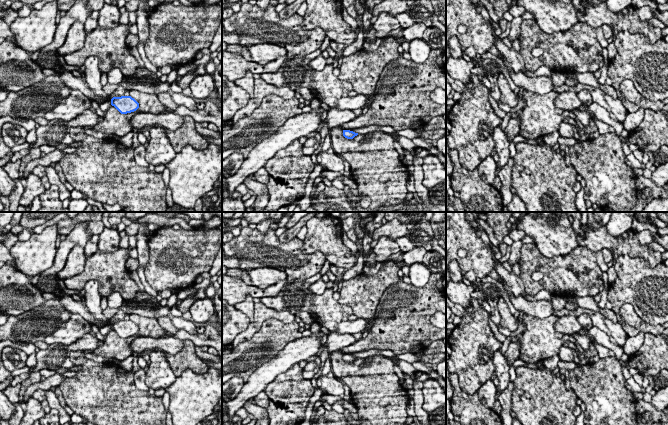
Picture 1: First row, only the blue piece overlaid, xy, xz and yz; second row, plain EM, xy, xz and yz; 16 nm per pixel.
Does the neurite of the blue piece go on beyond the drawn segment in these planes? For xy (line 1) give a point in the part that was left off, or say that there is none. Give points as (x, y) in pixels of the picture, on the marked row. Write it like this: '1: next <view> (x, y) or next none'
1: next xy (106, 105)

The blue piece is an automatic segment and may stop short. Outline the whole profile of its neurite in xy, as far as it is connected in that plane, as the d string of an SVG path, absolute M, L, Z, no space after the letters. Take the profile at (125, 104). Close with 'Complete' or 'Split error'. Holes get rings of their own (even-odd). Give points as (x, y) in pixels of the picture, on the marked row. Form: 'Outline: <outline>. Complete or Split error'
Outline: M131 96L113 97L100 104L100 109L105 113L111 106L114 106L121 114L127 114L136 111L139 103Z. Split error

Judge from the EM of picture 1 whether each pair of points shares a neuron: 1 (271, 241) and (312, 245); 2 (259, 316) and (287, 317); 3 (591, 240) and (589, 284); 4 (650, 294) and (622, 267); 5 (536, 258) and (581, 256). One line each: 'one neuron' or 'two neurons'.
1: two neurons
2: one neuron
3: two neurons
4: one neuron
5: one neuron

